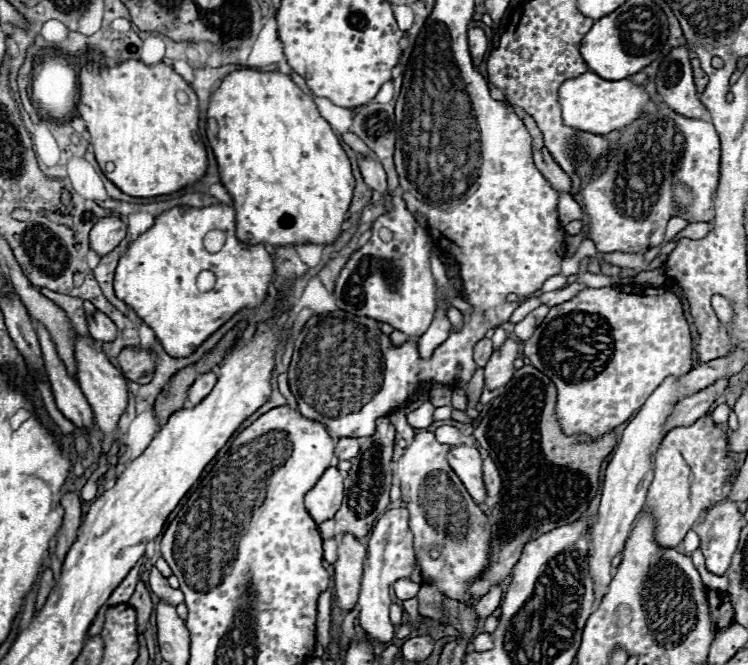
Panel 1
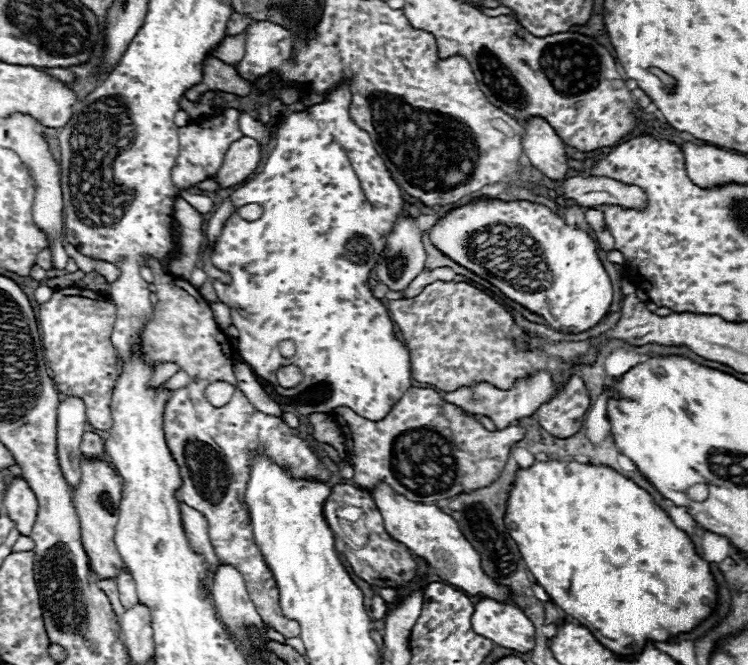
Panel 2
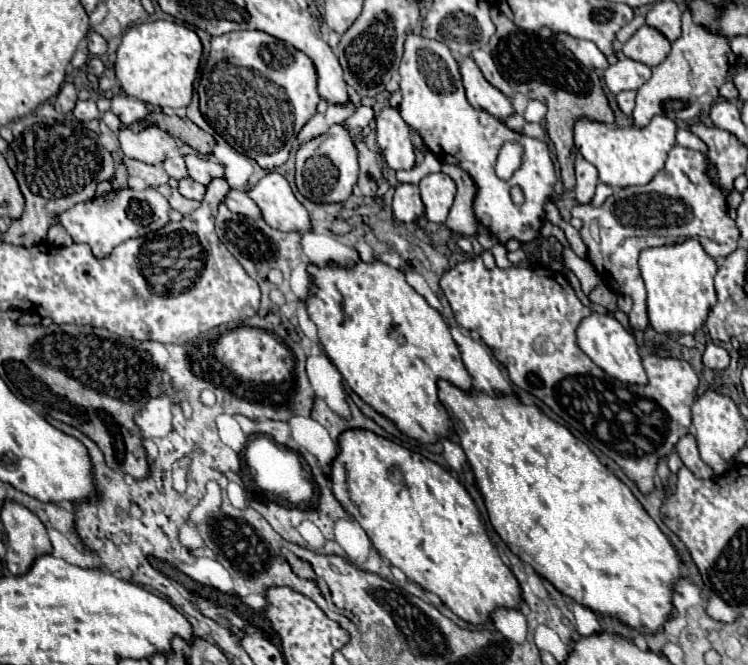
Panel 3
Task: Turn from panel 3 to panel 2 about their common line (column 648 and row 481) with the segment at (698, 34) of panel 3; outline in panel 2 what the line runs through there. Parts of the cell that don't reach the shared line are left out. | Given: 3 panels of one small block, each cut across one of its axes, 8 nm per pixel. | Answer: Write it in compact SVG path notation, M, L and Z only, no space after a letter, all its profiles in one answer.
M80 456L80 484L72 490L72 502L80 518L80 538L82 546L90 558L92 570L100 578L116 578L124 562L114 546L114 528L118 522L118 504L122 498L122 478L102 460Z

